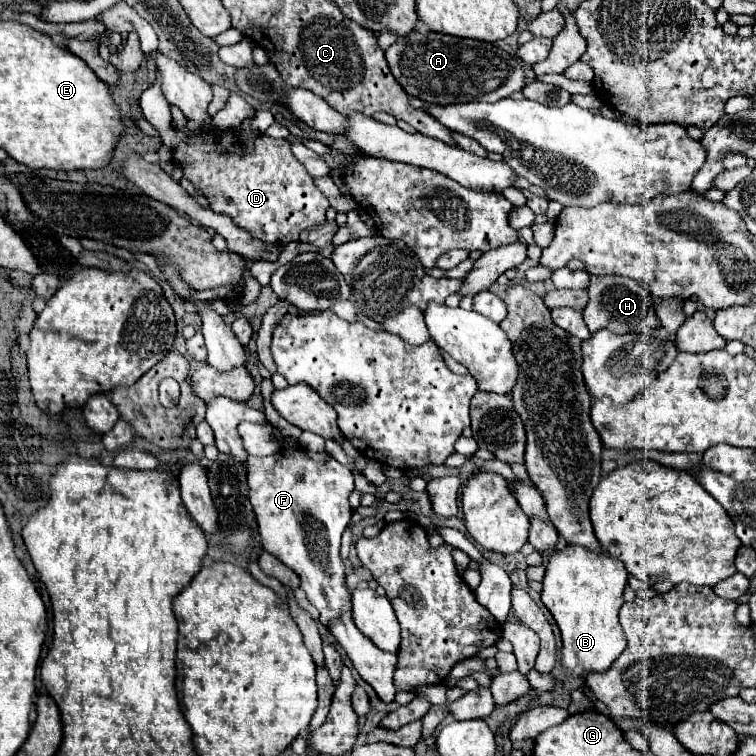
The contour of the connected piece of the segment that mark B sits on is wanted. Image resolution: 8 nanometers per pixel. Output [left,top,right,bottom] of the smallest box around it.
[542,545,628,677]

